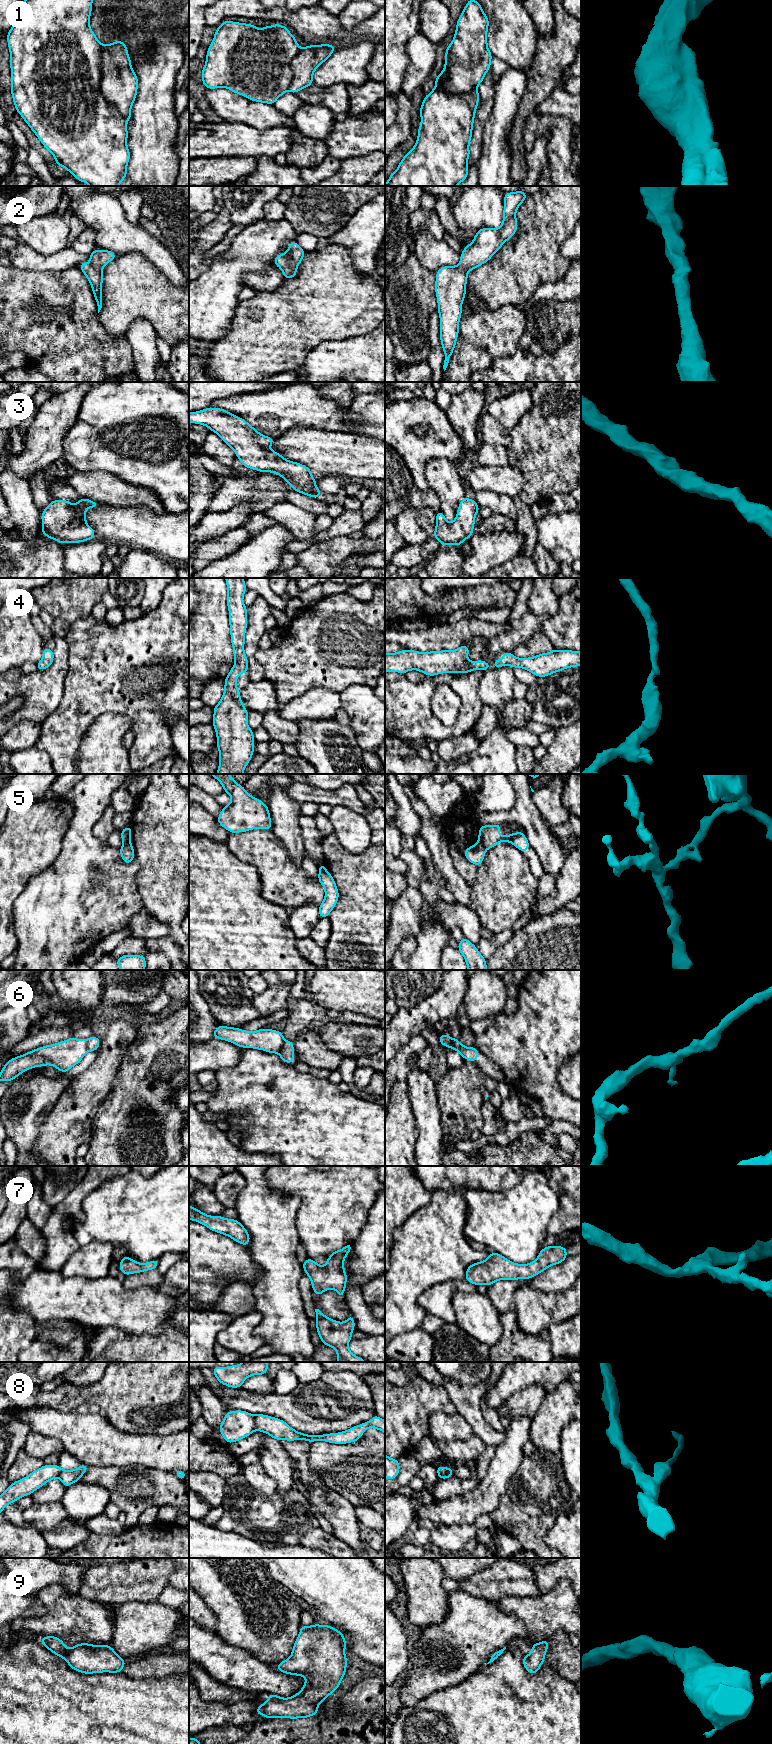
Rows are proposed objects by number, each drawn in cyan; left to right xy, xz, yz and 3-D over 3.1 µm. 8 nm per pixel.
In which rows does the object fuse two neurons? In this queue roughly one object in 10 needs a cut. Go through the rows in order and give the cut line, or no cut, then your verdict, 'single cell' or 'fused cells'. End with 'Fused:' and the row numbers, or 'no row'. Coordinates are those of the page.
1: no cut; single cell
2: no cut; single cell
3: no cut; single cell
4: no cut; single cell
5: cut in yz along (479, 841), (486, 849); fused cells
6: cut in xz along (284, 1041), (278, 1053); fused cells
7: no cut; single cell
8: cut in xz along (254, 1415), (254, 1427), (256, 1429); fused cells
9: no cut; single cell
Fused: 5, 6, 8

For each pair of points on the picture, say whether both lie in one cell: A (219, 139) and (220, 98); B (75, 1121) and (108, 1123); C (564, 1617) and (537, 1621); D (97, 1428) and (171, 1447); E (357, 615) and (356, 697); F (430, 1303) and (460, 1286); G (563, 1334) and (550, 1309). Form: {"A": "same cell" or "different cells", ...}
{"A": "different cells", "B": "different cells", "C": "same cell", "D": "same cell", "E": "different cells", "F": "same cell", "G": "different cells"}

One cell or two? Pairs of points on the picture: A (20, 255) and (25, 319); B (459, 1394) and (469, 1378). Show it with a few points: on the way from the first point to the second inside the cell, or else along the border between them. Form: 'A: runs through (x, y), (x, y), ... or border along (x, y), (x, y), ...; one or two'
A: border along (10, 264), (18, 269), (44, 271); two
B: border along (444, 1377), (462, 1385), (474, 1385), (485, 1381); two

